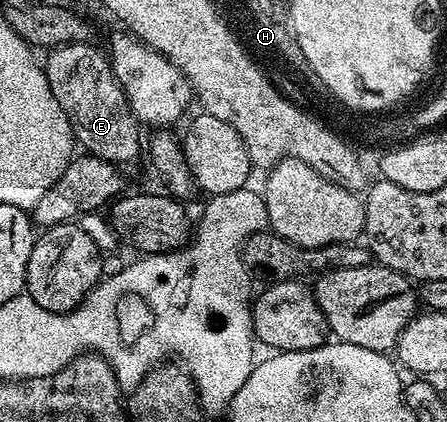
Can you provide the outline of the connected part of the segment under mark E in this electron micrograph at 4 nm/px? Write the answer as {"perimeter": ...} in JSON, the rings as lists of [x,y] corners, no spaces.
{"perimeter":[[[73,42],[56,46],[43,64],[52,94],[59,100],[72,125],[73,136],[84,151],[117,165],[133,161],[143,148],[140,125],[130,110],[129,101],[114,76],[112,63],[92,43]]]}

